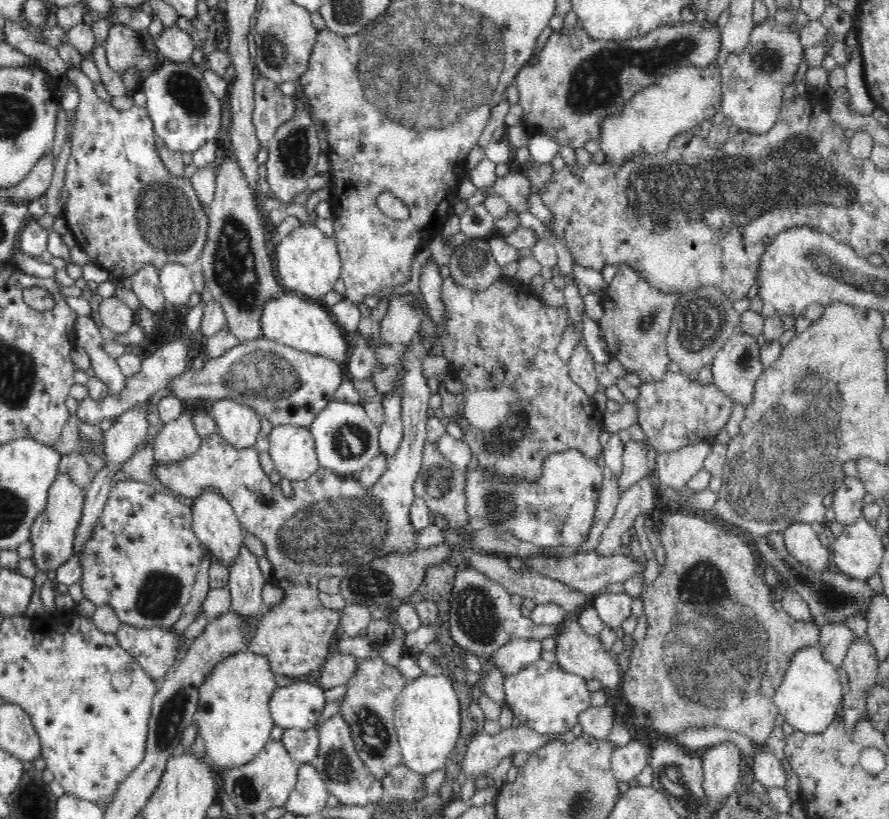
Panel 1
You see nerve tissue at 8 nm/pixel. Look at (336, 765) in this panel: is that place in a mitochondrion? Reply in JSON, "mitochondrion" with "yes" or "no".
{"mitochondrion":"yes"}

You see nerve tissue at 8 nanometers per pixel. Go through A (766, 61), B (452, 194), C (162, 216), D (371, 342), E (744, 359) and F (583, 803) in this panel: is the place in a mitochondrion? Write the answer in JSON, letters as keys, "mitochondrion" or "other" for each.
{"A":"mitochondrion","B":"other","C":"mitochondrion","D":"other","E":"mitochondrion","F":"mitochondrion"}

